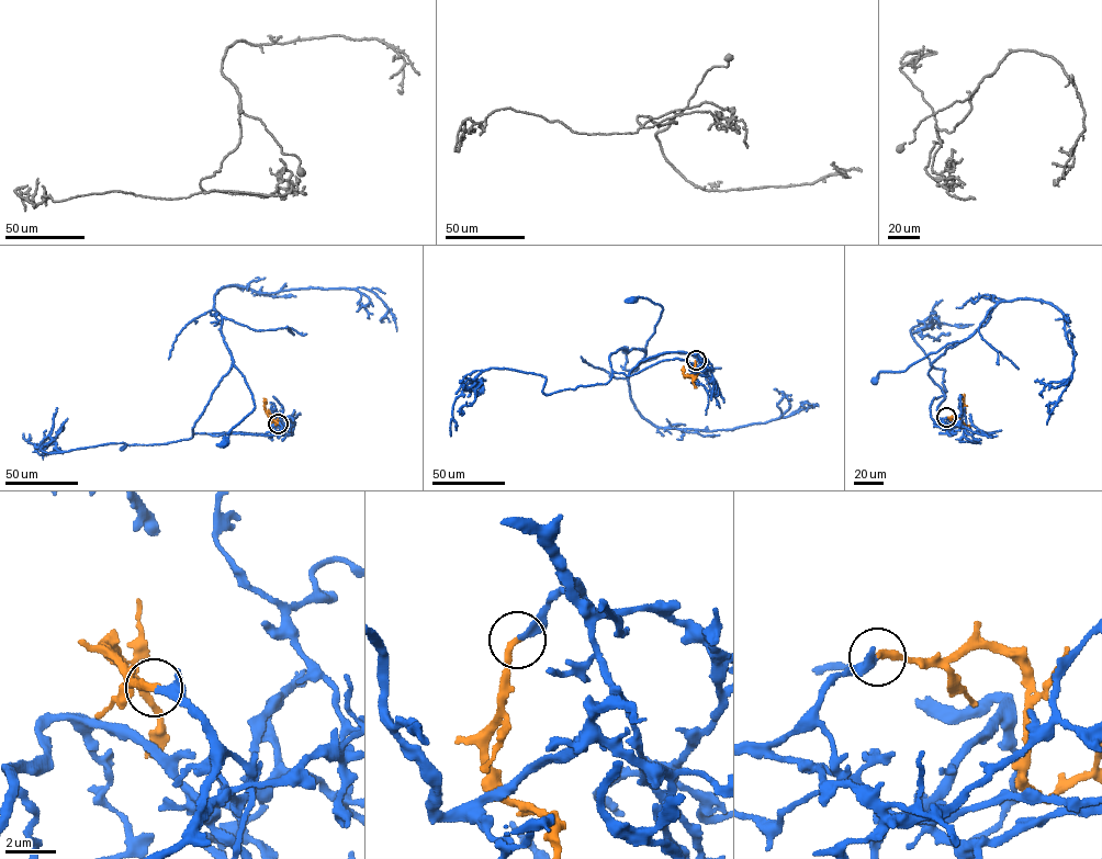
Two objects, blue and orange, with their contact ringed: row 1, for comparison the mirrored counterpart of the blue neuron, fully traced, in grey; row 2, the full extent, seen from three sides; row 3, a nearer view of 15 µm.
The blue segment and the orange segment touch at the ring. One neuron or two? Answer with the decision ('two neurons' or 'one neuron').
one neuron

